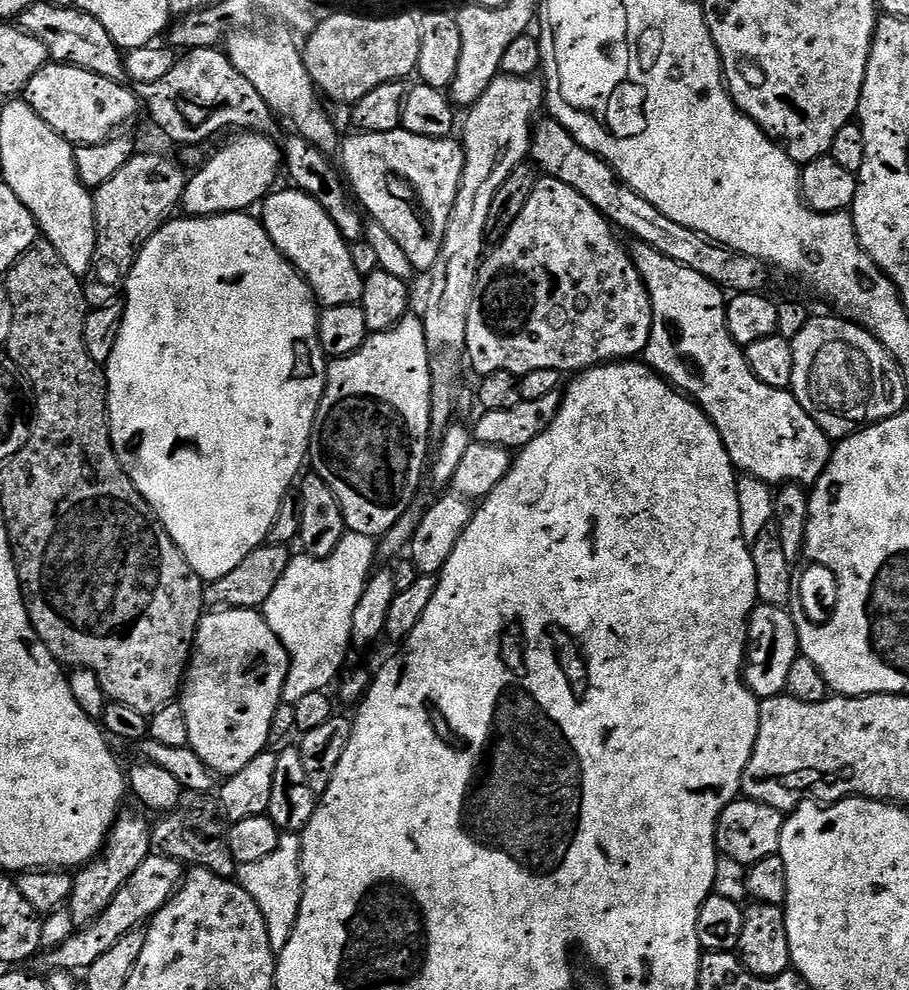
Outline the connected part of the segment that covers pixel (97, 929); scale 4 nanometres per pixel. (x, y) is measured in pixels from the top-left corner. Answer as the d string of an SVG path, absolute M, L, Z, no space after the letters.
M159 854L148 856L146 862L142 862L142 866L134 870L134 874L130 874L126 886L118 890L110 906L106 906L104 913L94 923L83 925L73 932L70 938L66 938L62 946L47 953L49 962L57 964L64 972L76 972L79 968L80 971L87 970L94 962L98 962L98 958L102 958L102 954L106 954L106 950L110 950L110 946L114 946L114 942L118 942L118 938L147 925L148 921L158 914L158 910L166 906L168 899L180 889L185 875L185 865L180 861Z

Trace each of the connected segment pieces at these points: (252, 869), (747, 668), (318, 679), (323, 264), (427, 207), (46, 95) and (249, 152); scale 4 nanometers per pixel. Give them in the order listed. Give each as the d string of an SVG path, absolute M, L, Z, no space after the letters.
M283 833L276 850L258 862L239 865L234 877L242 890L254 898L258 910L262 910L262 918L266 918L266 934L270 934L270 946L277 954L284 949L286 942L290 942L290 934L294 934L294 926L298 922L298 910L302 906L304 871L300 861L300 841L297 833Z
M757 603L748 619L748 653L744 655L744 684L757 700L774 698L784 692L790 666L802 655L800 635L787 607Z
M345 531L342 542L338 542L338 550L334 550L330 558L319 560L303 554L293 555L286 566L286 574L278 578L278 586L274 586L262 609L264 621L270 630L274 630L278 642L282 642L288 655L288 673L280 695L281 701L294 705L305 694L331 689L331 684L333 687L337 683L338 677L345 671L344 659L350 653L354 609L358 607L358 598L362 598L362 590L374 571L372 563L375 560L378 560L377 541L366 534L349 531Z
M299 190L291 191L273 191L262 204L262 223L274 246L300 271L312 295L324 308L359 304L364 277L358 274L358 270L354 270L349 241L344 241L339 226L332 221L331 214L320 205L323 203L317 197L307 196Z
M403 130L394 132L357 131L343 141L338 149L339 163L350 189L351 195L360 199L360 204L377 220L382 230L390 233L390 238L406 250L413 269L417 273L427 273L438 262L446 226L450 222L450 210L454 210L454 198L458 198L458 186L462 182L464 169L464 146L459 139L422 138Z
M49 62L44 65L42 70L38 70L38 74L34 74L34 78L30 78L30 82L25 86L22 99L24 103L29 104L34 110L34 114L38 114L38 118L42 118L42 122L46 122L46 126L50 126L50 130L54 130L64 140L73 146L87 146L90 144L100 144L102 141L109 139L113 135L115 128L120 128L123 124L128 124L136 116L136 111L141 111L142 105L138 99L137 93L127 88L127 83L119 80L111 80L110 78L102 78L102 74L94 74L90 70L82 70L73 64L57 64Z
M249 131L236 134L229 144L222 145L208 161L205 159L195 169L197 172L188 176L182 201L183 211L186 210L188 216L221 216L227 212L248 212L251 204L259 205L273 191L272 183L276 175L282 172L281 145L277 141L275 144L270 137L268 134Z

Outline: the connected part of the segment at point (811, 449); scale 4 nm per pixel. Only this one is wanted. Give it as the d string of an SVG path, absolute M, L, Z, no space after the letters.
M633 243L630 255L652 303L652 333L642 354L643 363L704 411L706 418L710 418L718 430L732 464L741 473L758 478L769 486L815 484L830 462L833 441L822 430L822 426L818 426L818 422L814 422L814 418L802 410L789 389L766 386L754 378L754 370L750 370L746 362L744 349L734 342L734 338L730 338L730 330L726 326L728 306L725 289L710 282L710 278L702 278L702 274L690 270L690 266L682 266L666 258L666 254L658 254L654 246Z

